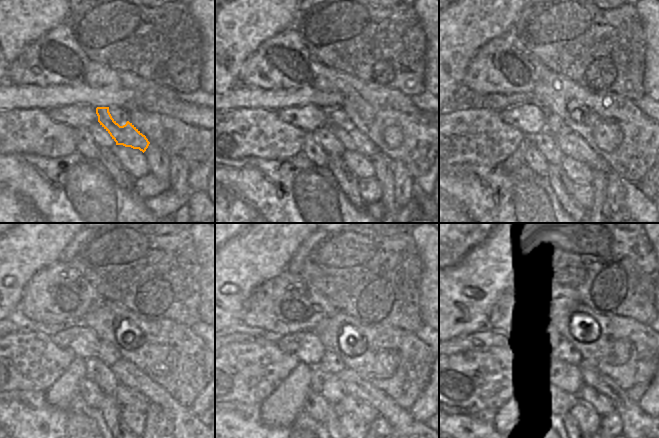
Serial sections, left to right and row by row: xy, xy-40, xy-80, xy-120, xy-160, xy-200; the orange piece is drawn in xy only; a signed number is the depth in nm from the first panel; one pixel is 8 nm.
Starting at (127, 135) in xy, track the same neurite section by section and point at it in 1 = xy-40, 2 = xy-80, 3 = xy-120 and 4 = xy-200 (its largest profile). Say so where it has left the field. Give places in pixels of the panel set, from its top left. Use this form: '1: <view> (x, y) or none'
1: xy-40 (352, 139)
2: xy-80 (572, 145)
3: xy-120 (187, 426)
4: xy-200 (633, 426)

